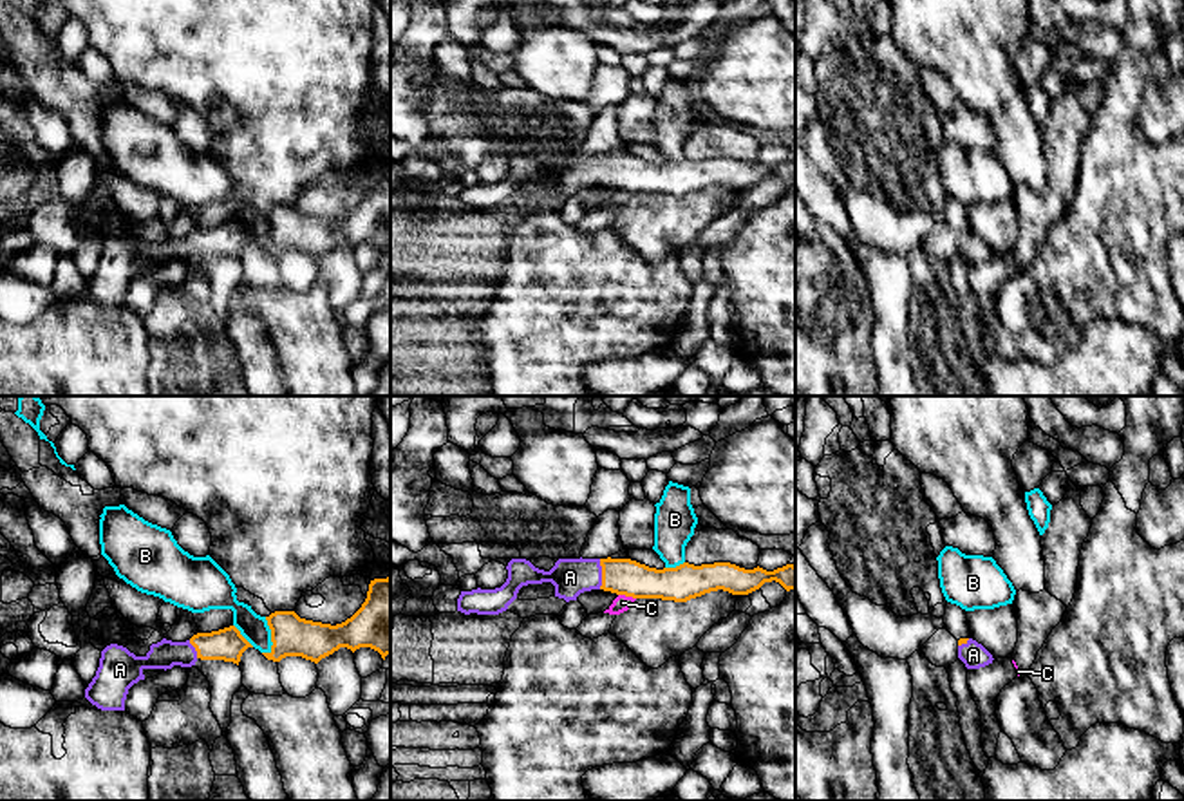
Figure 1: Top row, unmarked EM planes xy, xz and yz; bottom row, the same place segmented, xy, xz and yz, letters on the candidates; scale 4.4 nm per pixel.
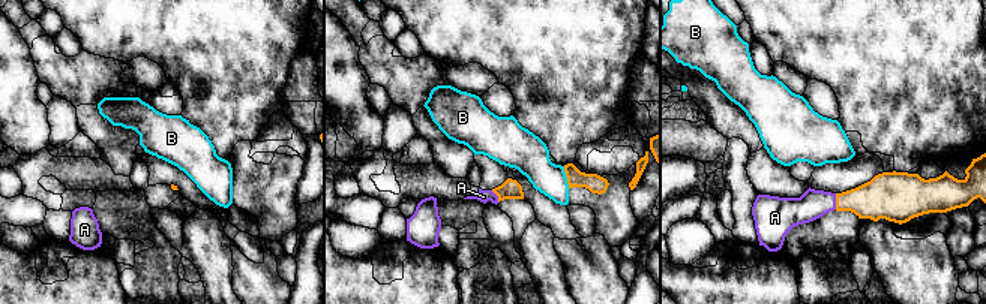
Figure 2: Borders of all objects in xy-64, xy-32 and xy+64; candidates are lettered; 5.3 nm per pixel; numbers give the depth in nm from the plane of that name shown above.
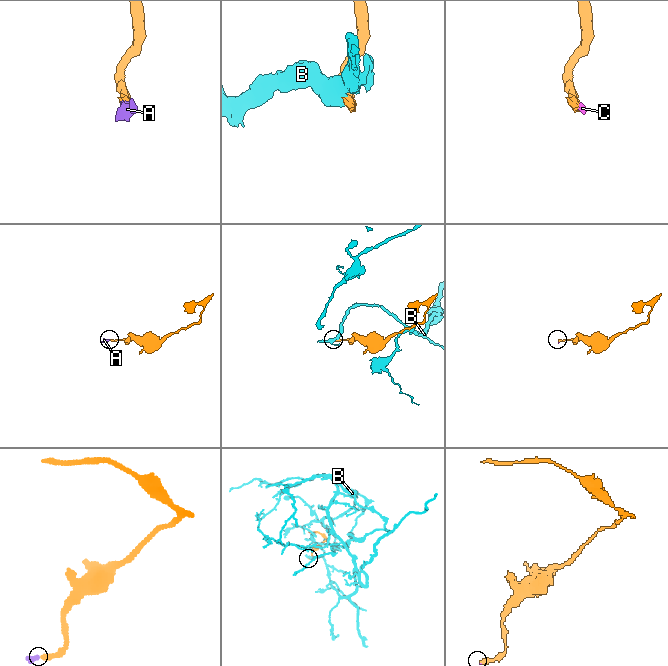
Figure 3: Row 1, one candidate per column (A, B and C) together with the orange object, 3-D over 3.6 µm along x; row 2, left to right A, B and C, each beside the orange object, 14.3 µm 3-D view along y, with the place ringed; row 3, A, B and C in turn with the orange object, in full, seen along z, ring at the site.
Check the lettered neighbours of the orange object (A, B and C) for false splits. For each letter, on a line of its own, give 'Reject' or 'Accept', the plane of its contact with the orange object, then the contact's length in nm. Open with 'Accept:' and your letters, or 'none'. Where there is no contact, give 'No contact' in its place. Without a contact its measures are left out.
Accept: A
A: Accept. Touches orange in xz. Shared border 140 nm
B: Reject. Touches orange in xy. Shared border 170 nm
C: Reject. Touches orange in xz. Shared border 80 nm

